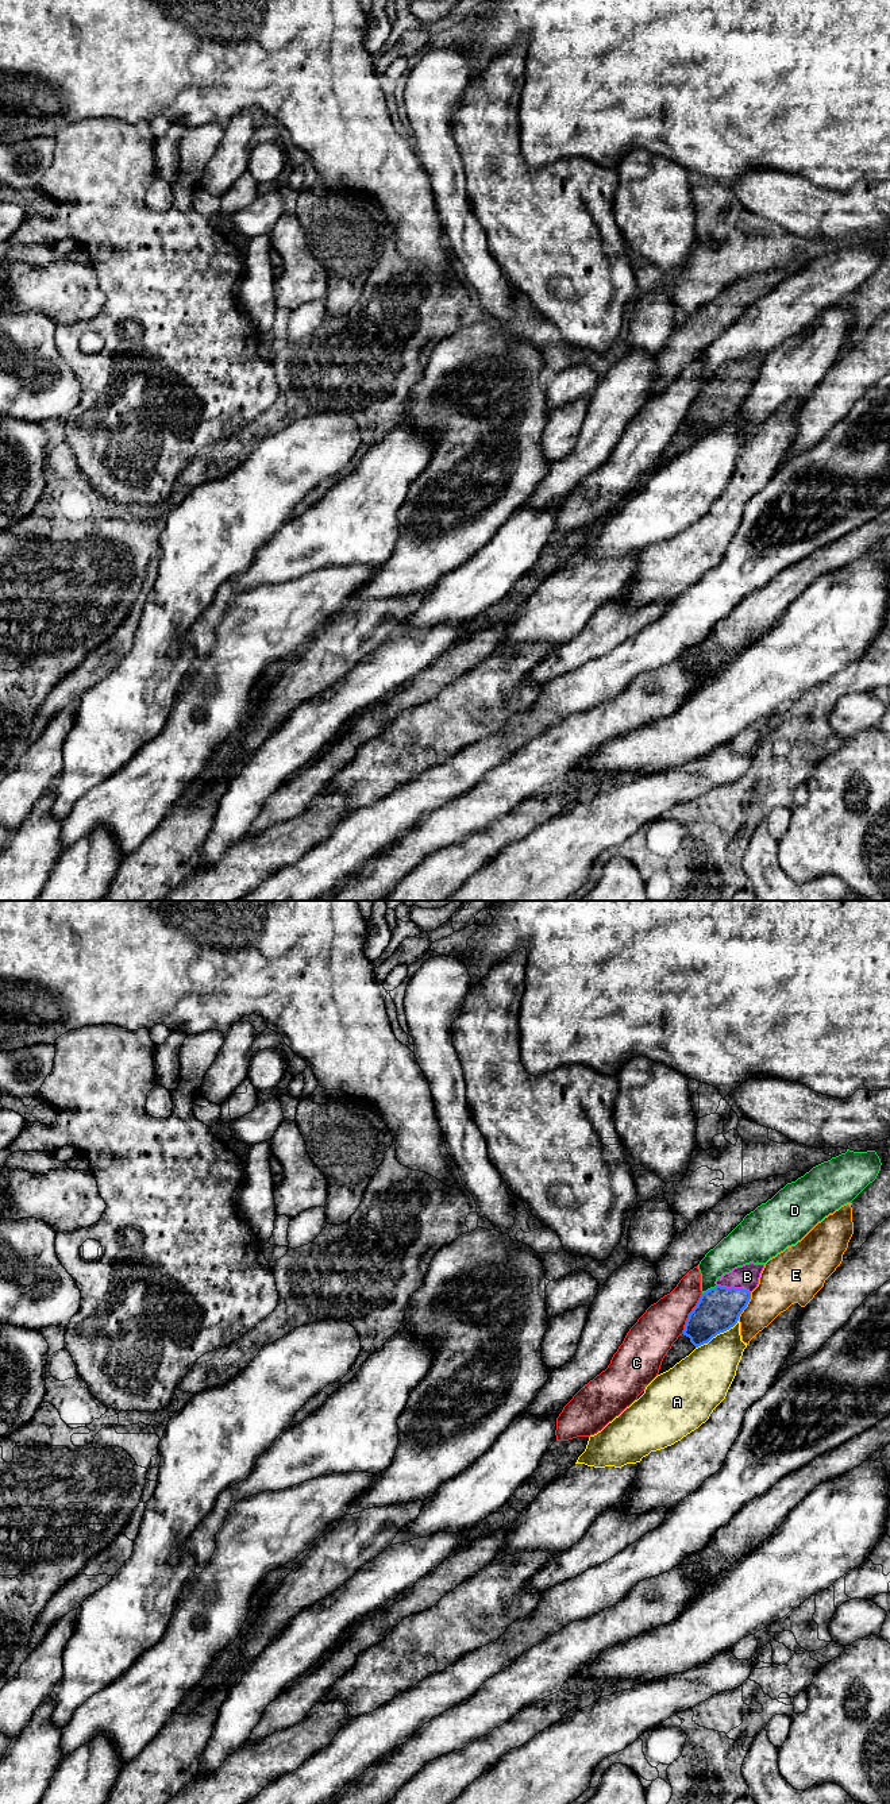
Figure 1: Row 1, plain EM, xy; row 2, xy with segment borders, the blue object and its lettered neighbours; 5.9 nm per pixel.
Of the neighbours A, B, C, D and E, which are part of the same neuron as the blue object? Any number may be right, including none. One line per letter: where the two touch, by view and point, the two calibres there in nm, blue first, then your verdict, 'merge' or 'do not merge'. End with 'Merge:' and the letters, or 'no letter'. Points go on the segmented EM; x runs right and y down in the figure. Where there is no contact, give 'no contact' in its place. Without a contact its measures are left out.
A: xy (717, 1333) | 260/320 nm | do not merge
B: xy (734, 1287) | 260/140 nm | merge
C: xy (689, 1314) | 260/260 nm | do not merge
D: xy (711, 1288) | 260/190 nm | do not merge
E: xy (746, 1306) | 260/280 nm | do not merge
Merge: B

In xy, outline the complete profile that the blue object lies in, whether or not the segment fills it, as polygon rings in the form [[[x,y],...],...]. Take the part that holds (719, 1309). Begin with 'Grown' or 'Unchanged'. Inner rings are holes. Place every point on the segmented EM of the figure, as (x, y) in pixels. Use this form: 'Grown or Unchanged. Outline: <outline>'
Grown. Outline: [[[750,1263],[743,1267],[737,1267],[732,1272],[718,1277],[716,1281],[717,1285],[704,1292],[697,1306],[689,1314],[683,1335],[689,1337],[690,1342],[698,1348],[704,1344],[708,1344],[717,1334],[733,1327],[737,1323],[743,1310],[747,1307],[751,1299],[751,1292],[759,1284],[759,1277],[763,1268],[764,1264]]]

